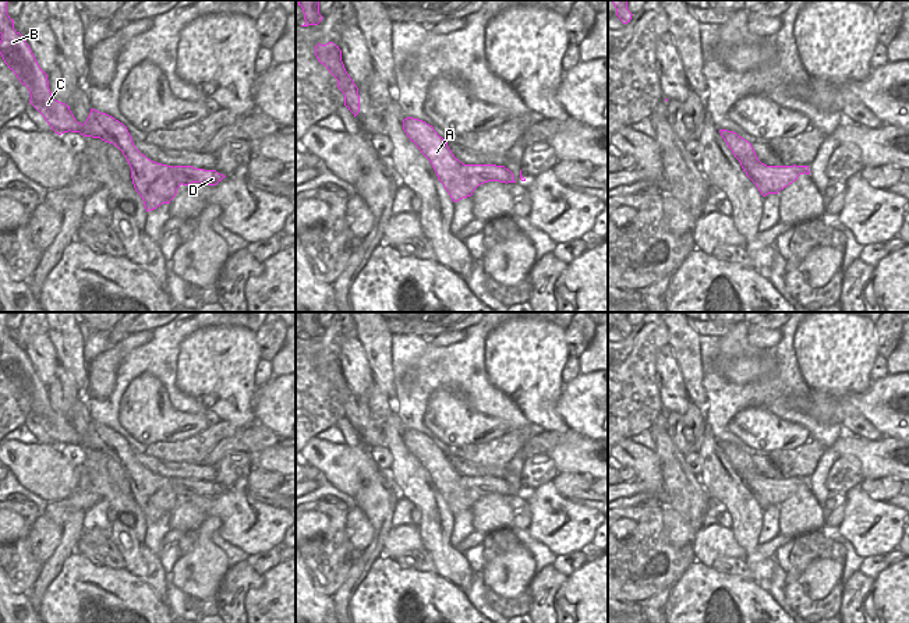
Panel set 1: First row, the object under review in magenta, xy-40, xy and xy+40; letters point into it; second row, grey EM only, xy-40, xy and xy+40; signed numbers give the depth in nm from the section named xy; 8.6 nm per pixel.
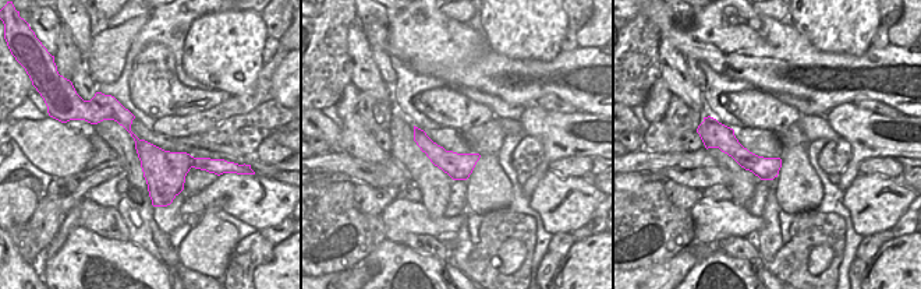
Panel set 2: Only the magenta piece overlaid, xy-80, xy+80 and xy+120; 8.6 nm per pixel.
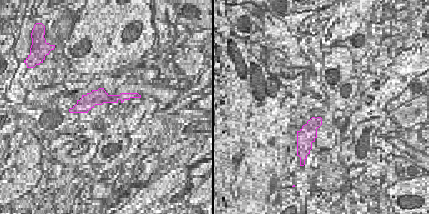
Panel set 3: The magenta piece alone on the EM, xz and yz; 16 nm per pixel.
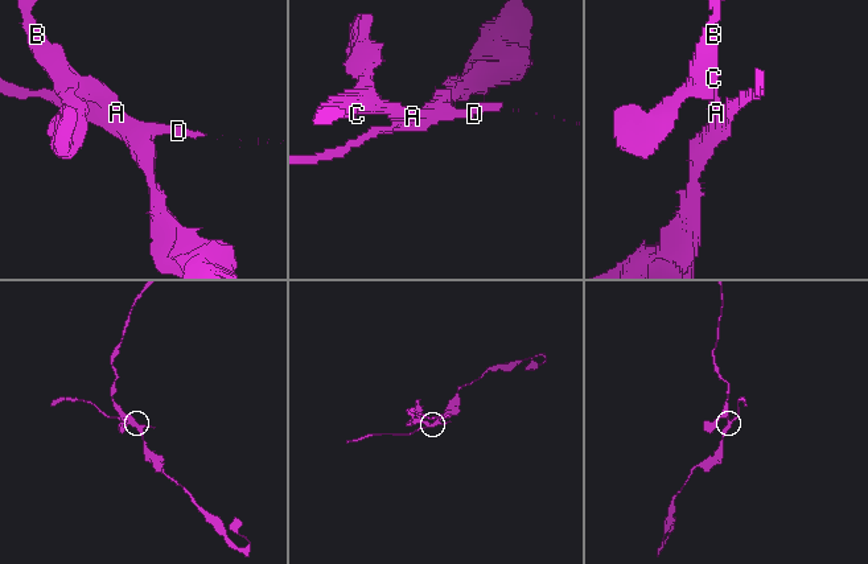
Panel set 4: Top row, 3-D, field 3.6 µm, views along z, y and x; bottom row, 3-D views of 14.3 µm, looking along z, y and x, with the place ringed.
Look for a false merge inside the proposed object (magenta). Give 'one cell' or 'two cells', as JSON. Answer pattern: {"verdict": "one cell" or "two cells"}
{"verdict": "two cells"}

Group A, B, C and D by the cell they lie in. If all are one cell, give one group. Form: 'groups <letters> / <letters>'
groups A B C / D

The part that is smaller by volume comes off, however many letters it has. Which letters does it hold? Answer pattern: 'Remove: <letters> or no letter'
Remove: D

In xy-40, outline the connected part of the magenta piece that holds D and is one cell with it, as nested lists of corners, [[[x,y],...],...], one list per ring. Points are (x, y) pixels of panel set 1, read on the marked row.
[[[174,166],[171,171],[174,174],[180,173],[183,176],[183,185],[190,185],[192,183],[201,183],[204,185],[216,185],[226,177],[217,173],[216,170],[195,169],[192,166]]]

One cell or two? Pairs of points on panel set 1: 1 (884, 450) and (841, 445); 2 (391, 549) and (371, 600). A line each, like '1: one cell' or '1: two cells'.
1: one cell
2: two cells

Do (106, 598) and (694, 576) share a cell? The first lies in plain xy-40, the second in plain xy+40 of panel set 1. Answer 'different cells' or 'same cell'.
same cell

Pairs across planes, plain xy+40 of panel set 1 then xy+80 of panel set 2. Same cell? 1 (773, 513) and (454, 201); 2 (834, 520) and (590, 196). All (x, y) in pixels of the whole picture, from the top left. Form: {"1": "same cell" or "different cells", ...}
{"1": "same cell", "2": "different cells"}

